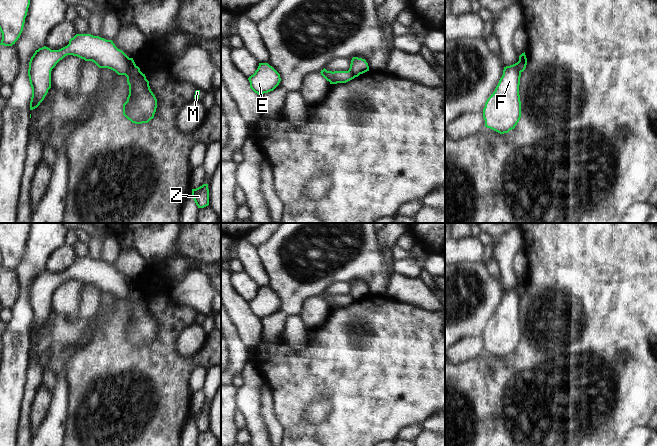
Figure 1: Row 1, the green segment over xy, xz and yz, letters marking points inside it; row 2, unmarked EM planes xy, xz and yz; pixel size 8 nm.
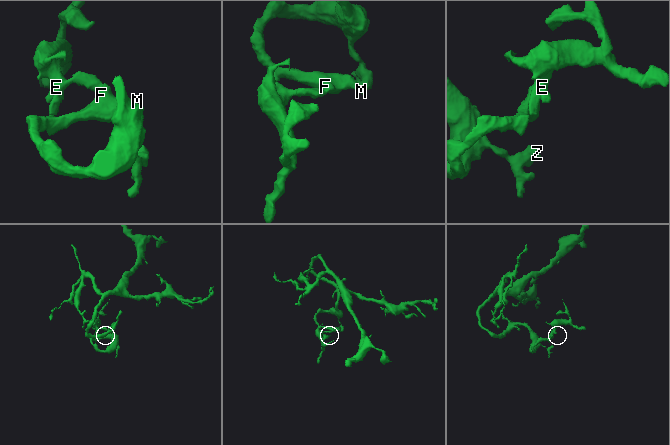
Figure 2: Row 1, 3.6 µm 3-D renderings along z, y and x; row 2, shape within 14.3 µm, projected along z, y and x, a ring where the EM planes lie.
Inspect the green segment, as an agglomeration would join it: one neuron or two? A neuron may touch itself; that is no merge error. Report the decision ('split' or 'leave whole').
split

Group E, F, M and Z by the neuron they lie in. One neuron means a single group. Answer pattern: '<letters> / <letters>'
E / F M Z

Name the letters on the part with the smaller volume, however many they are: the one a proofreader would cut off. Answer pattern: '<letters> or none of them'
E

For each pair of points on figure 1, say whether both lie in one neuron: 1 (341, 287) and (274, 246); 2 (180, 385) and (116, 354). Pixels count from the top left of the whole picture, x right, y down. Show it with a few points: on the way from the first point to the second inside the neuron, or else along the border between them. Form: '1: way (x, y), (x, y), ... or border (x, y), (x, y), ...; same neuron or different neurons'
1: border (351, 281), (335, 281), (324, 291); different neurons
2: way (164, 385), (160, 385), (147, 373), (132, 368); same neuron

